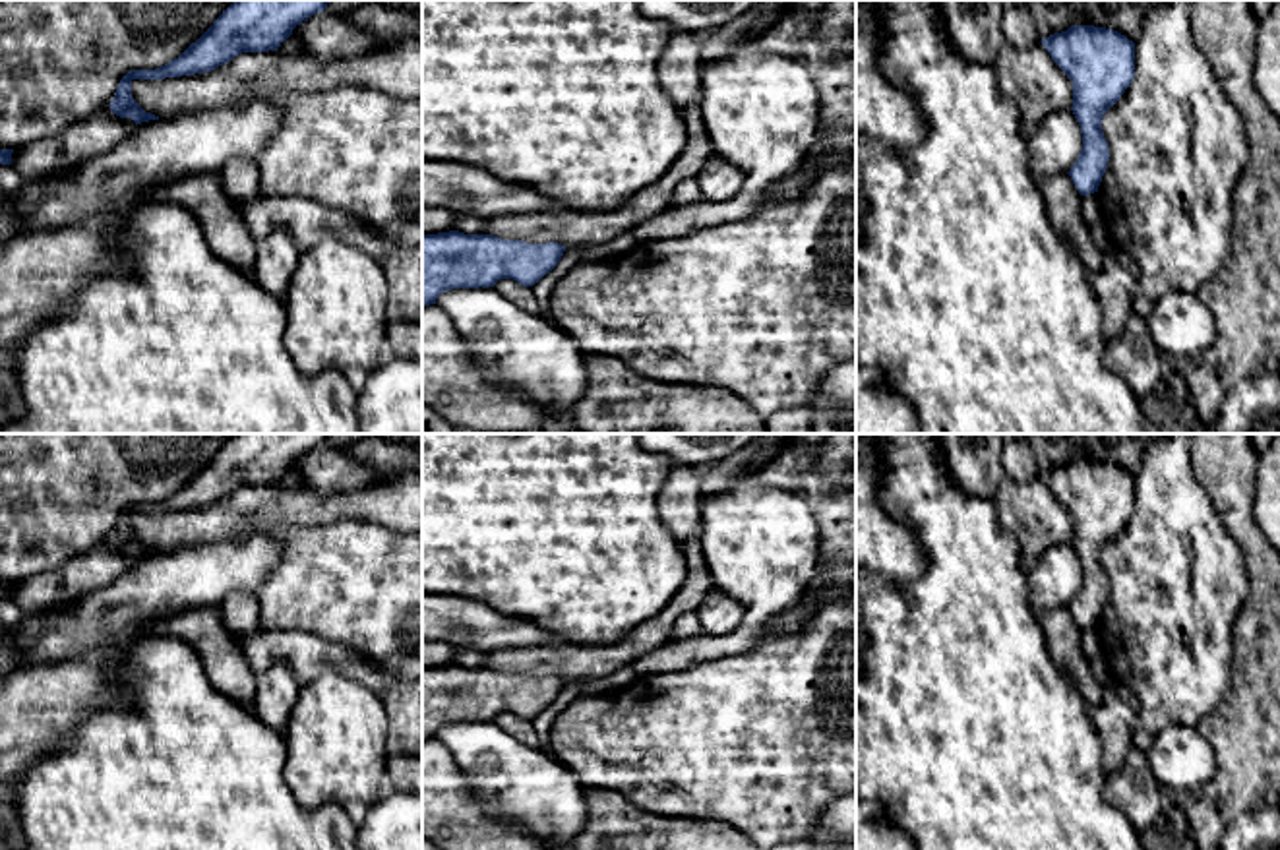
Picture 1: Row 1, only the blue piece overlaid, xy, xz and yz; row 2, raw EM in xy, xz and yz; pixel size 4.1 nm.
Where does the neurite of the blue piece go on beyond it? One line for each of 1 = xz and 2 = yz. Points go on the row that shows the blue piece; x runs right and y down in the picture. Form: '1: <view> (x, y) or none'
1: none
2: none

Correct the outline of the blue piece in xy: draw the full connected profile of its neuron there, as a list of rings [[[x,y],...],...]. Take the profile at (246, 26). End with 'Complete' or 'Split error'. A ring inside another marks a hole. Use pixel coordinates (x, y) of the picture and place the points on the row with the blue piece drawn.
[[[234,0],[178,58],[155,70],[128,72],[110,110],[137,124],[159,120],[132,97],[134,79],[165,79],[211,72],[242,52],[277,50],[292,29],[327,8],[329,0]]]. Complete

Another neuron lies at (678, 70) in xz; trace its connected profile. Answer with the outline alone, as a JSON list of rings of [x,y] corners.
[[[674,31],[656,66],[656,77],[666,97],[684,110],[699,93],[703,35]]]

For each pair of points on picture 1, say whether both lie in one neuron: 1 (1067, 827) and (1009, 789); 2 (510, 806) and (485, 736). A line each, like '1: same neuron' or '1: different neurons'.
1: same neuron
2: same neuron

